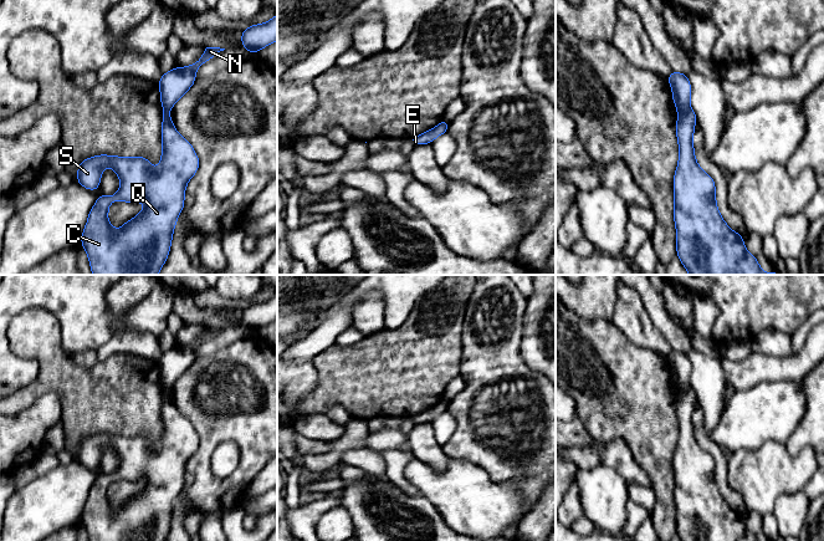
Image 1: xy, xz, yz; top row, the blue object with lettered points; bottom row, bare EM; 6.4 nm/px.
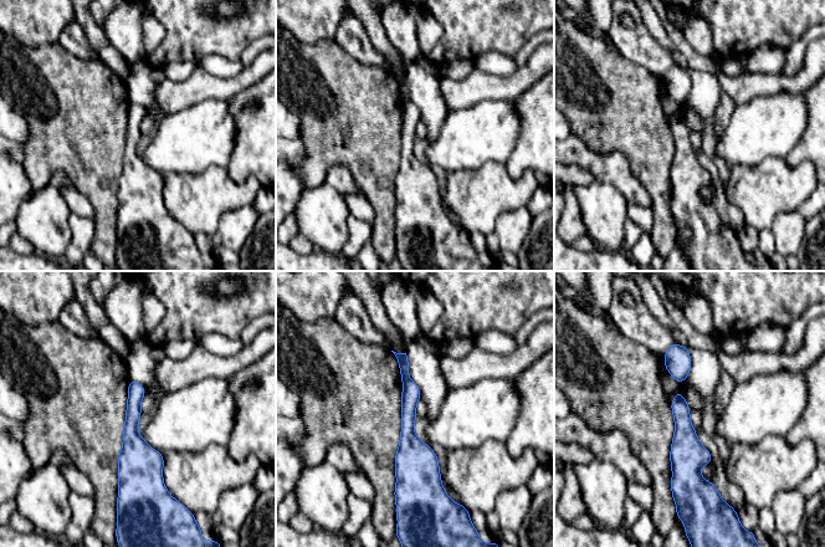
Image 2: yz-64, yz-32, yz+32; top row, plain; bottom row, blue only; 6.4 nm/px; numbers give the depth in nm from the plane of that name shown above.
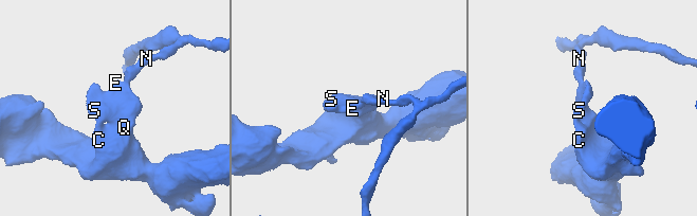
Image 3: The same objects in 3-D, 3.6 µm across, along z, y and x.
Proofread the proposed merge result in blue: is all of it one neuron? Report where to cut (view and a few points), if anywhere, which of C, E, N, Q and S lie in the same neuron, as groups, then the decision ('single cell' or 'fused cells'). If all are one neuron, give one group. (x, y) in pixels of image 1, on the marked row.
yz (689, 103), (679, 110) | C E Q S / N | fused cells

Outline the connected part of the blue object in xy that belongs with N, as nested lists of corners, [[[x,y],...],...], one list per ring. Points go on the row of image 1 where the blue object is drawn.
[[[206,45],[204,55],[193,65],[188,67],[175,67],[163,73],[158,82],[162,107],[165,109],[173,108],[176,101],[195,83],[196,70],[210,61],[215,53],[224,50],[225,49]]]

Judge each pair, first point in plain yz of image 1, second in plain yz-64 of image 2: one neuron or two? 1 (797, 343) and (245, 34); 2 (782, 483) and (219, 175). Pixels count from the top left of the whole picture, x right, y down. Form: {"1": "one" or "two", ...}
{"1": "two", "2": "one"}

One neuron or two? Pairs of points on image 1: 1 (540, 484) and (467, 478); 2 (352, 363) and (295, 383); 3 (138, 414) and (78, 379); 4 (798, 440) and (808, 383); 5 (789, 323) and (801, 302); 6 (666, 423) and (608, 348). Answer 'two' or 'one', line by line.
1: two
2: two
3: one
4: one
5: one
6: one

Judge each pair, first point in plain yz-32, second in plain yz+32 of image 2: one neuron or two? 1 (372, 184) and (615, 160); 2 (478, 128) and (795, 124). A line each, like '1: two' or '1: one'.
1: two
2: one

